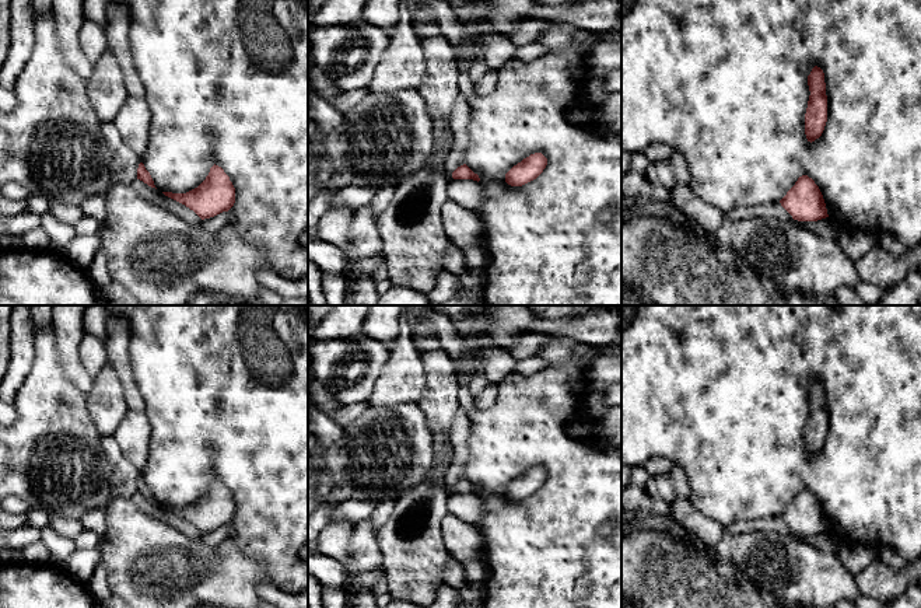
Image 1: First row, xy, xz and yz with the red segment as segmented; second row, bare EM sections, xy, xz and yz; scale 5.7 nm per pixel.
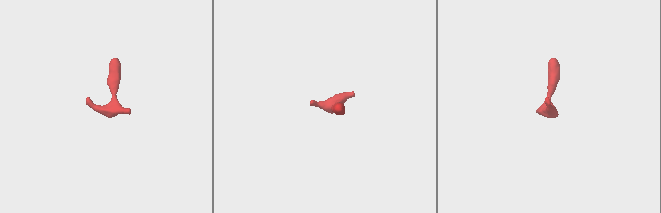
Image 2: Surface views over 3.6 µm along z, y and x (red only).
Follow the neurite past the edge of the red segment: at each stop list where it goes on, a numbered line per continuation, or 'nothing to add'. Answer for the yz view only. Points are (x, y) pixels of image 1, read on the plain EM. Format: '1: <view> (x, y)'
nothing to add

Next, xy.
nothing to add

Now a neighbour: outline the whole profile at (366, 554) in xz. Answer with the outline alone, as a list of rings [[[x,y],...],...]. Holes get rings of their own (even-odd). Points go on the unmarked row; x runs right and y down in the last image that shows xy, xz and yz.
[[[370,518],[363,520],[353,527],[350,542],[351,560],[344,566],[347,573],[347,586],[358,576],[382,566],[384,556],[378,545],[377,530]]]

